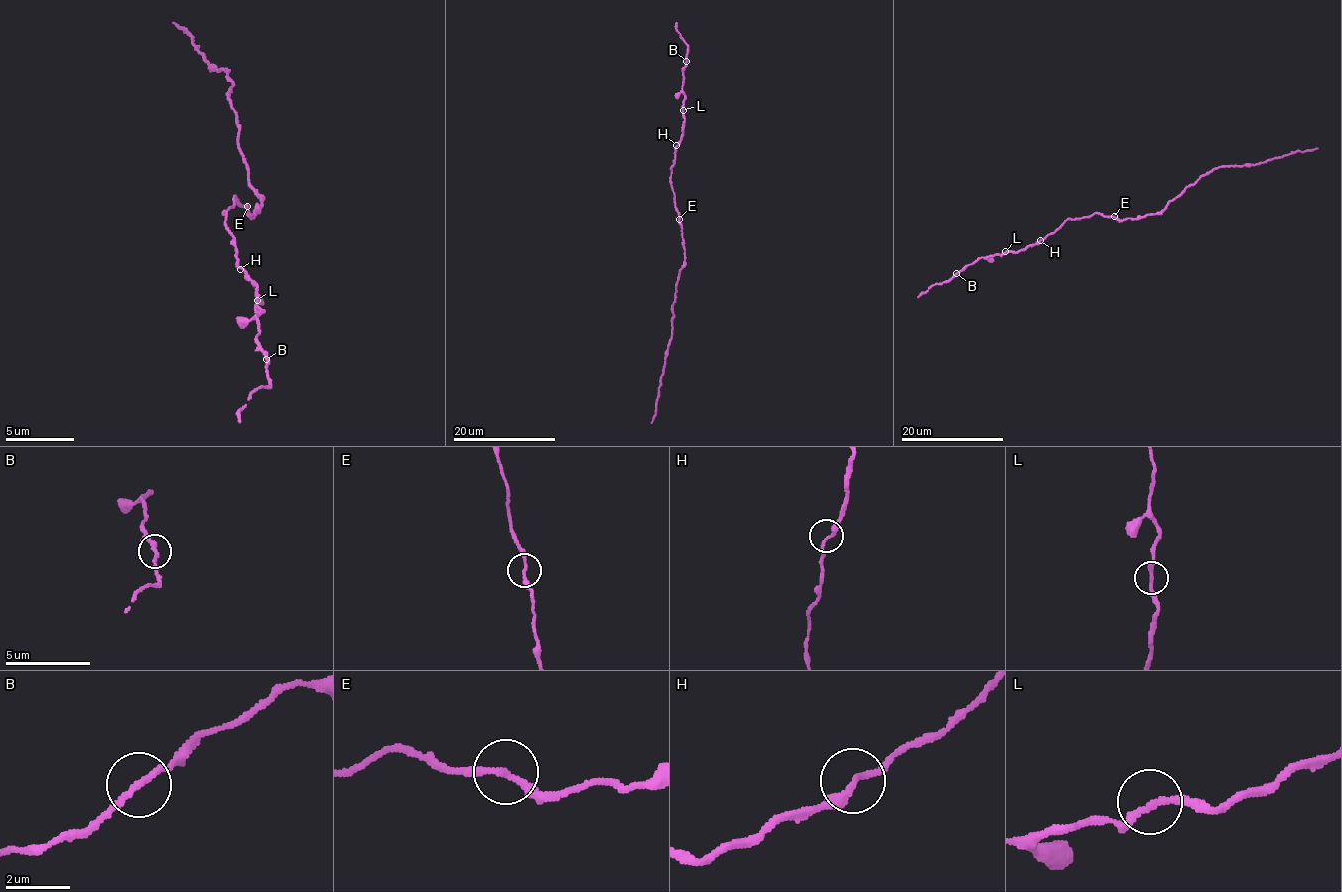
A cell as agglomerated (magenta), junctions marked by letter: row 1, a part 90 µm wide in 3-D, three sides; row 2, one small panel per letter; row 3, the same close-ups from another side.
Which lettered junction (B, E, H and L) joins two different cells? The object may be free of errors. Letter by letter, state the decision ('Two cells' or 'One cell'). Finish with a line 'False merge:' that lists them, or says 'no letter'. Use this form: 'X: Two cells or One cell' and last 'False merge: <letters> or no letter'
B: One cell
E: One cell
H: One cell
L: One cell
False merge: no letter

